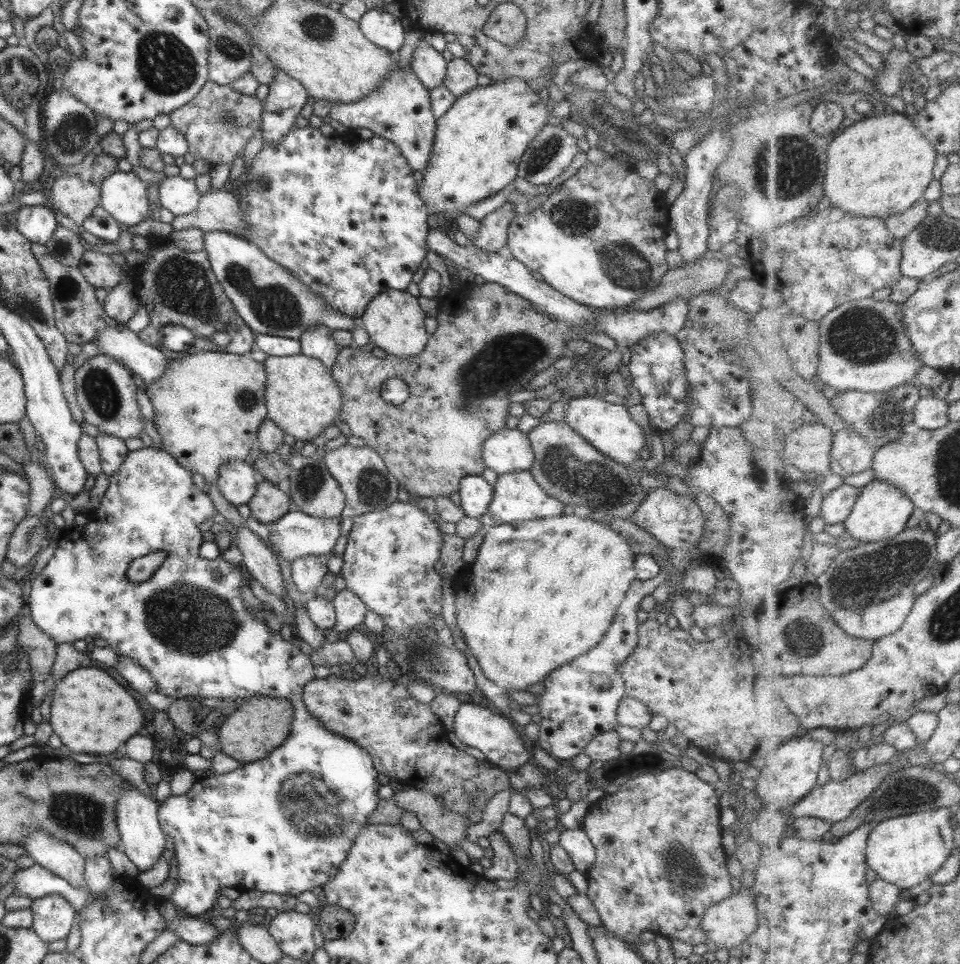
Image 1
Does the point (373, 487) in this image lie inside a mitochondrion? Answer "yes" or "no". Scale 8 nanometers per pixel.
yes

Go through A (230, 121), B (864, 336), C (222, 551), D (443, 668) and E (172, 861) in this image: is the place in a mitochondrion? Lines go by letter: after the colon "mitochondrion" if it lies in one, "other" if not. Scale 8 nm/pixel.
A: mitochondrion
B: mitochondrion
C: other
D: mitochondrion
E: other

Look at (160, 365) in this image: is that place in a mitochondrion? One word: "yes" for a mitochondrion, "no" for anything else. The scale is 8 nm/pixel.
no

